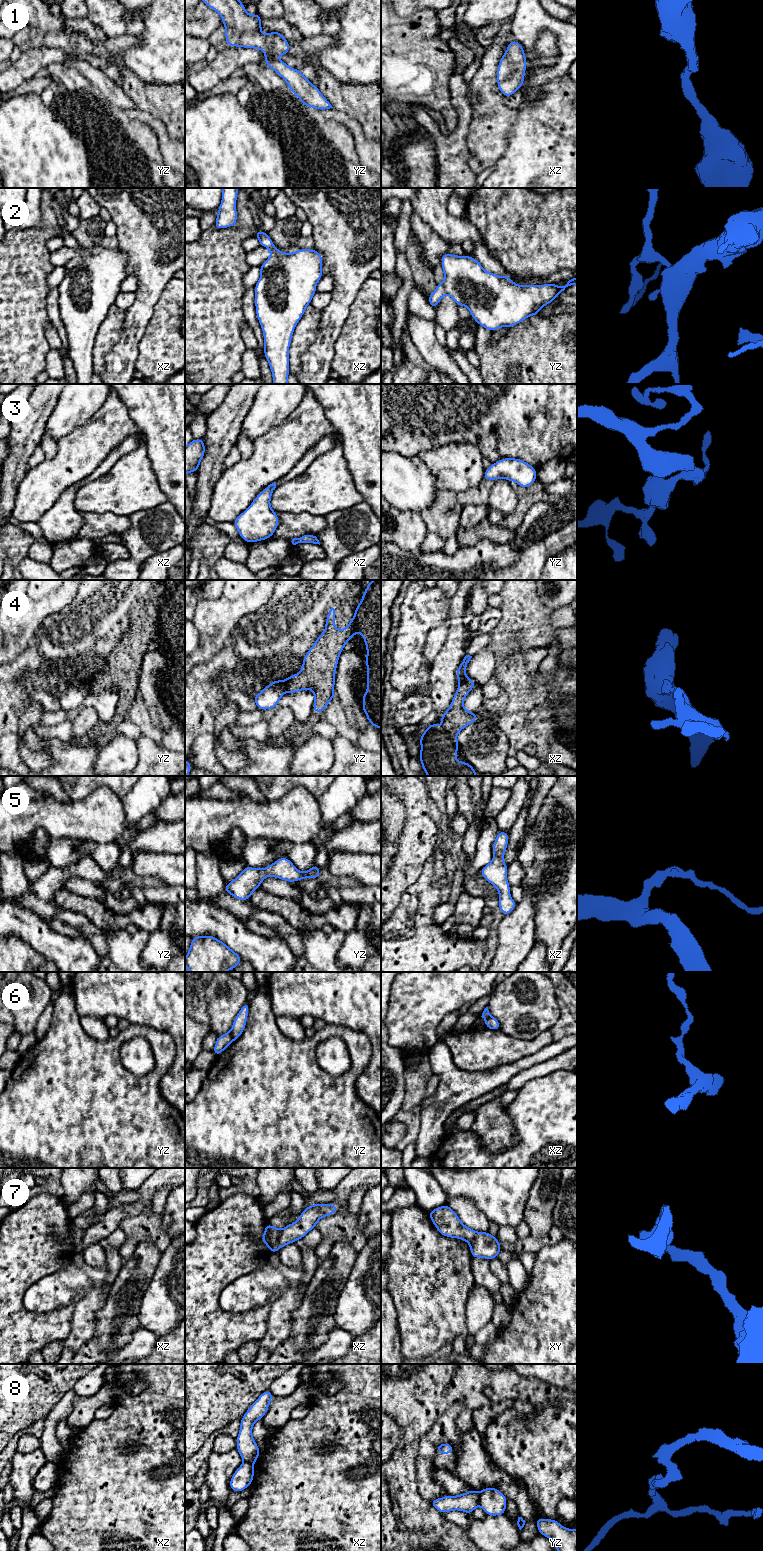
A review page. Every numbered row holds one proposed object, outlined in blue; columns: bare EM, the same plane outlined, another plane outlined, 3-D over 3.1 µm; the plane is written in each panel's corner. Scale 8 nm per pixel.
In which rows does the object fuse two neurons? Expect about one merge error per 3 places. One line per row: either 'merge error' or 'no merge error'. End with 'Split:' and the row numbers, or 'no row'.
1: no merge error
2: no merge error
3: no merge error
4: merge error
5: no merge error
6: merge error
7: merge error
8: merge error
Split: 4, 6, 7, 8

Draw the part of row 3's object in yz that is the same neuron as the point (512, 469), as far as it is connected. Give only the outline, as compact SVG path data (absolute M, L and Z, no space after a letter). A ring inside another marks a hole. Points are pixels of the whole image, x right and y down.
M503 458L485 469L483 480L506 479L527 488L537 479L537 469L517 458Z

